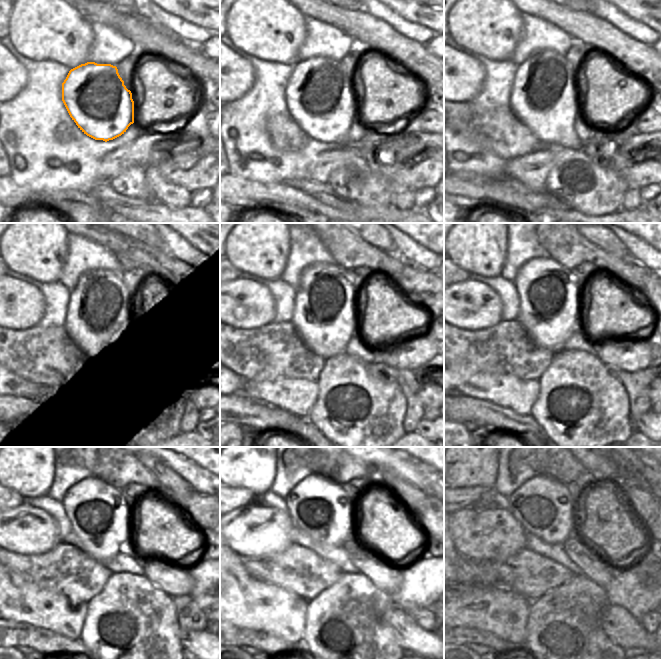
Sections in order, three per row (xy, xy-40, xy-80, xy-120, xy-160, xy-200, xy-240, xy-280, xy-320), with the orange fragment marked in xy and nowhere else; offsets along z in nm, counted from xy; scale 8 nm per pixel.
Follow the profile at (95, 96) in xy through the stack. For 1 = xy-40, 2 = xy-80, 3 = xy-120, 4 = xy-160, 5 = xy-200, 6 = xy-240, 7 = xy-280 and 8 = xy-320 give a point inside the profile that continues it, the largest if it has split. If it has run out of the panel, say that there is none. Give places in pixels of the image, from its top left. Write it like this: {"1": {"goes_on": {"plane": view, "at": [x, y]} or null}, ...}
{"1": {"goes_on": {"plane": "xy-40", "at": [320, 98]}}, "2": {"goes_on": {"plane": "xy-80", "at": [544, 96]}}, "3": {"goes_on": {"plane": "xy-120", "at": [98, 318]}}, "4": {"goes_on": {"plane": "xy-160", "at": [324, 315]}}, "5": {"goes_on": {"plane": "xy-200", "at": [549, 298]}}, "6": {"goes_on": {"plane": "xy-240", "at": [101, 519]}}, "7": {"goes_on": {"plane": "xy-280", "at": [320, 507]}}, "8": {"goes_on": {"plane": "xy-320", "at": [545, 508]}}}

